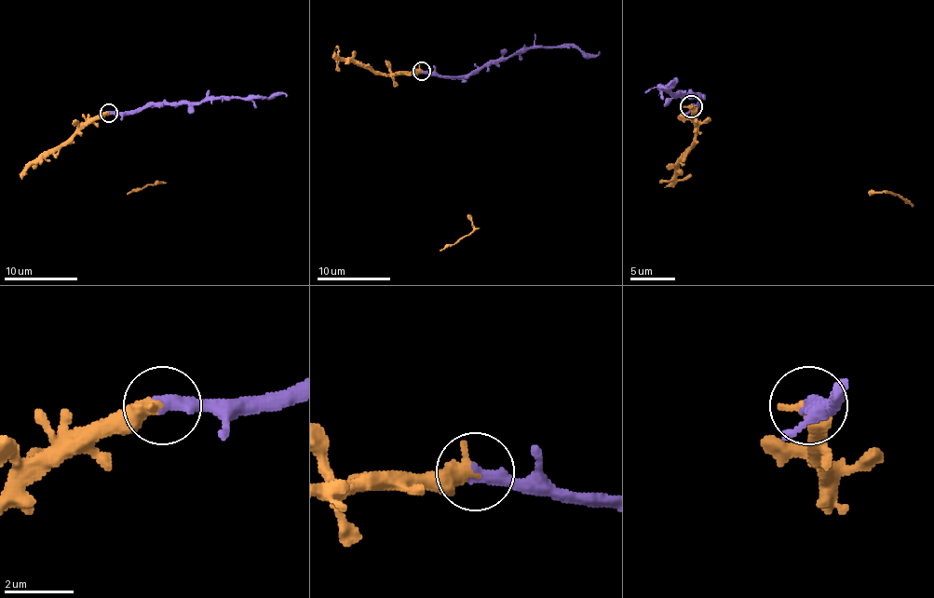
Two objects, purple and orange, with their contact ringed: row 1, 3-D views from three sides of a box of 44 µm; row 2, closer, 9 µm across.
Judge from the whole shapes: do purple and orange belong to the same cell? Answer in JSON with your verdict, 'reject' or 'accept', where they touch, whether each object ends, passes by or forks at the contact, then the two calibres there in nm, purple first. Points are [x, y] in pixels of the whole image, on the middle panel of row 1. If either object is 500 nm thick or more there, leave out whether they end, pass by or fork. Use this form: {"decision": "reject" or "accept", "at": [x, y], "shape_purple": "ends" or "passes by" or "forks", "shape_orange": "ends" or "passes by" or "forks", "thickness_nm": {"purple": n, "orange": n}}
{"decision": "accept", "at": [422, 71], "shape_purple": "ends", "shape_orange": "ends", "thickness_nm": {"purple": 440, "orange": 440}}

